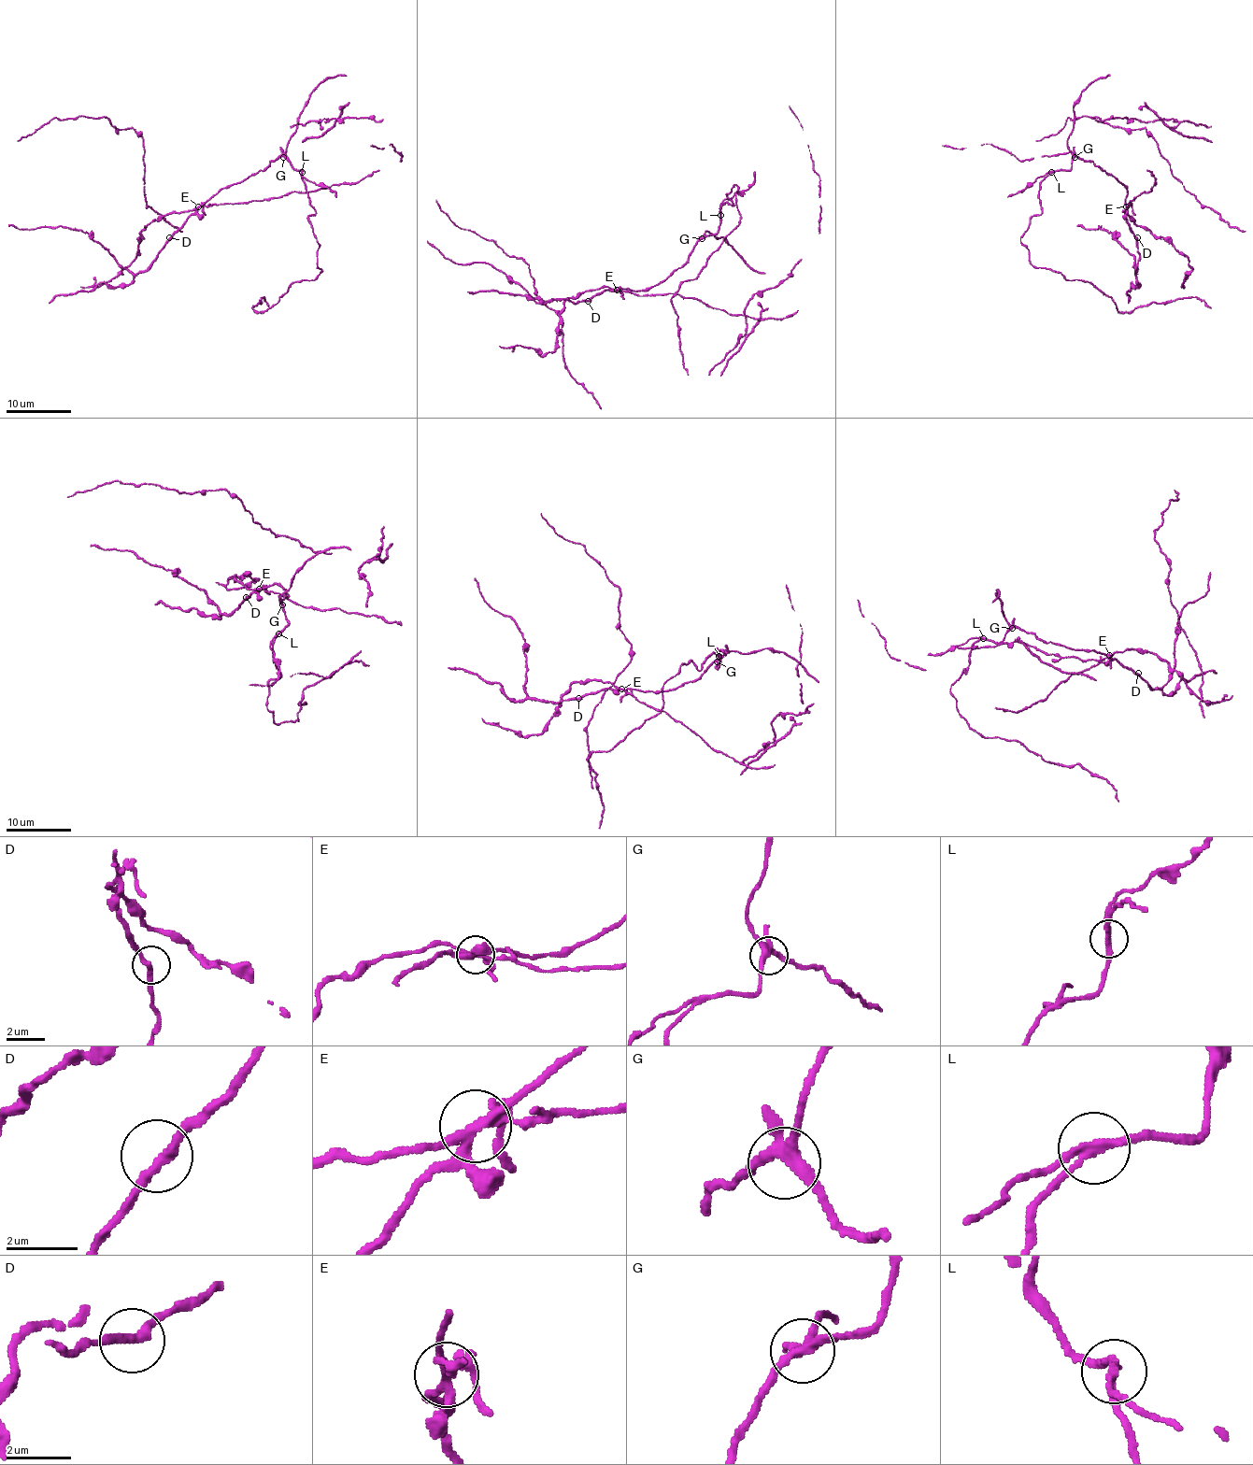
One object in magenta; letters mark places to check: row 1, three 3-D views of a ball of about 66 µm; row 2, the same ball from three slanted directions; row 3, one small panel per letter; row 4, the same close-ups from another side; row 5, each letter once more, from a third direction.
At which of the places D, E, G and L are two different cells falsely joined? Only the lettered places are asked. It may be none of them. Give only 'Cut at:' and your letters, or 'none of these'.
Cut at: E, L

